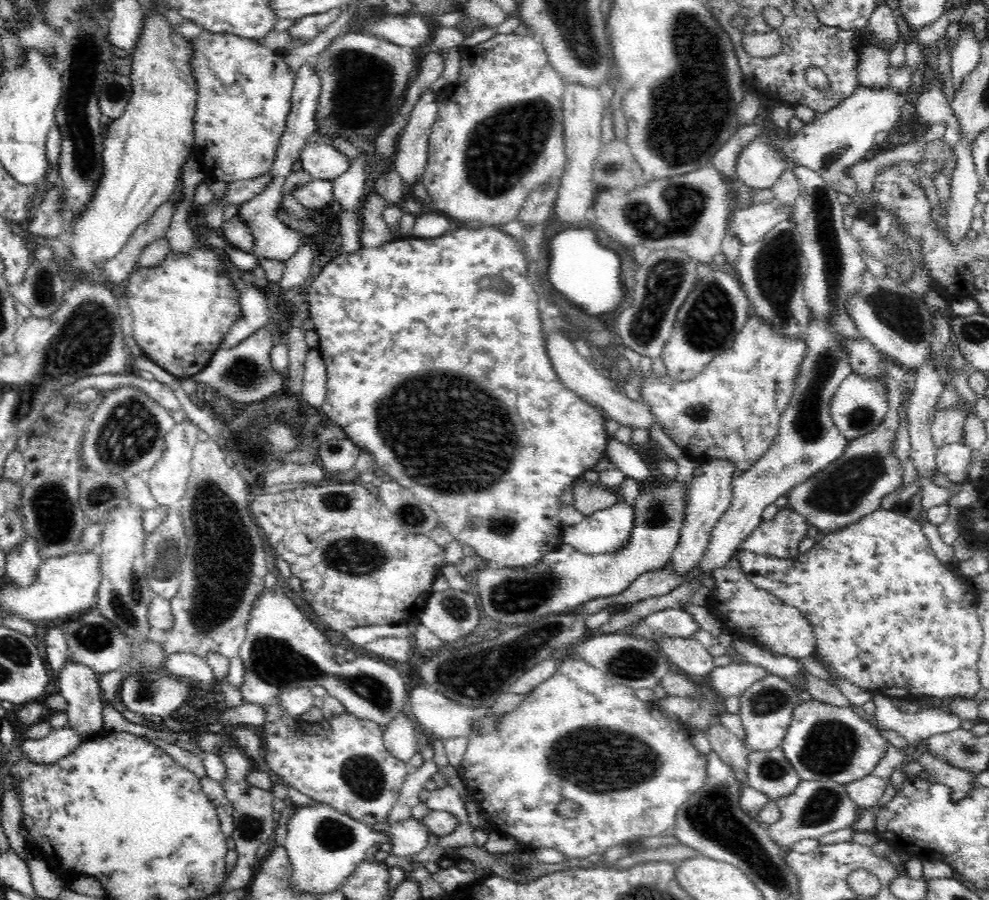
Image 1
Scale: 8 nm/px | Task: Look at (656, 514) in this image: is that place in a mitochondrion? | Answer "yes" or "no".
yes

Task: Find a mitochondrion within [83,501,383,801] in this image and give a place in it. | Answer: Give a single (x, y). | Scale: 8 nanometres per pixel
(163, 566)

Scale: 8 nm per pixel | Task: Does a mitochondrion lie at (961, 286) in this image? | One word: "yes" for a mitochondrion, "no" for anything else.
no

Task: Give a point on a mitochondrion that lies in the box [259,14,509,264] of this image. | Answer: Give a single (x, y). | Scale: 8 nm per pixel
(359, 79)

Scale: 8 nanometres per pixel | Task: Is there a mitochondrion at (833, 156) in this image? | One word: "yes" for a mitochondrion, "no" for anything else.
yes

